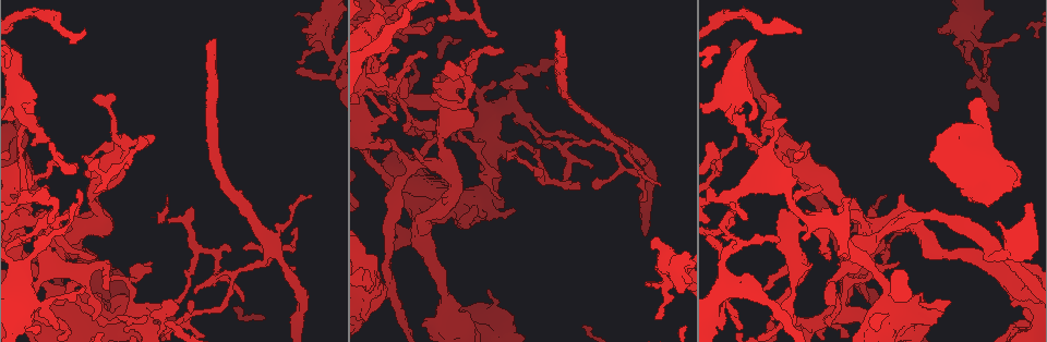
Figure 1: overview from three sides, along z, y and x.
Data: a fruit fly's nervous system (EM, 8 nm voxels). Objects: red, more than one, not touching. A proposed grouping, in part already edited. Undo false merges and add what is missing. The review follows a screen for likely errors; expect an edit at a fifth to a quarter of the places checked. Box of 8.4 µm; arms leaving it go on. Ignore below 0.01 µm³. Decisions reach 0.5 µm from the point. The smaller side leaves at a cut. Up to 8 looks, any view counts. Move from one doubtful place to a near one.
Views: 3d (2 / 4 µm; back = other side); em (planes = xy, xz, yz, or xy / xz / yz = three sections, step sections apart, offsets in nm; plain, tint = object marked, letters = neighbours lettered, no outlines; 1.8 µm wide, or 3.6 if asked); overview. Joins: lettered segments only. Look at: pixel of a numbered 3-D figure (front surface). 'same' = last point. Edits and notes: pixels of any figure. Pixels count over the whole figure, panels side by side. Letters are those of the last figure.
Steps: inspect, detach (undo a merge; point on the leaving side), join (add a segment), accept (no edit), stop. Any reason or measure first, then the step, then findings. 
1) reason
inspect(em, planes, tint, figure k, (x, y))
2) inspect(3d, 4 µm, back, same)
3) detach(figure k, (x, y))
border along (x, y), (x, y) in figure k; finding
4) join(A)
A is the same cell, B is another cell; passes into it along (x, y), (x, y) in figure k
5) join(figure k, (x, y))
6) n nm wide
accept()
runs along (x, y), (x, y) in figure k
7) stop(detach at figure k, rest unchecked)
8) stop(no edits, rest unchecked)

branch stops here
inspect(em, planes, plain, figure 1, (950, 302))

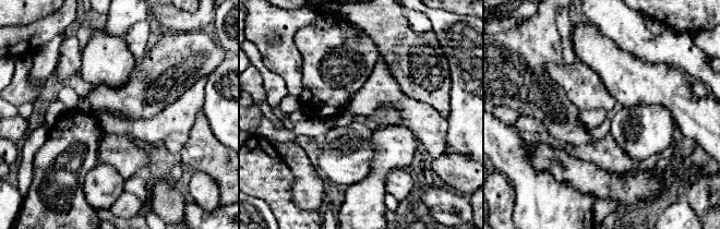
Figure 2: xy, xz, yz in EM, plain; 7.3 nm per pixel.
inspect(em, planes, letters, same)

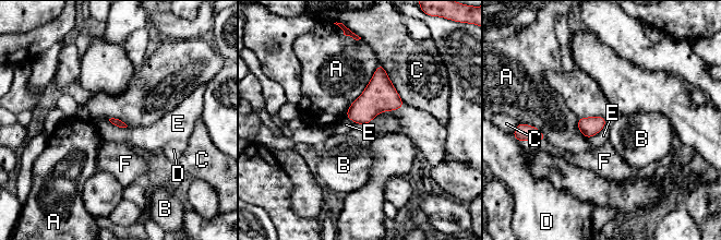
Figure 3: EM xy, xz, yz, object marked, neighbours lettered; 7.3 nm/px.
accept()
A, B, C, D, E and F are other cells; no lettered segment goes on from it

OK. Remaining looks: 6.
inspect(3d, 4 µm, figure 1, (35, 231))

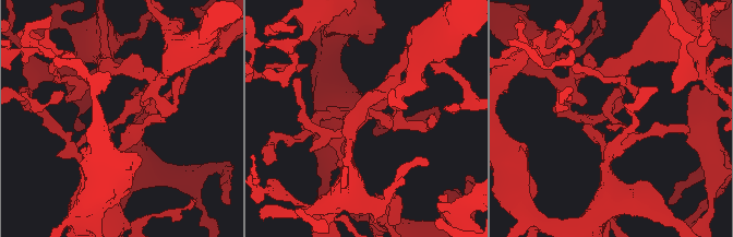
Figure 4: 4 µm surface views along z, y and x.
3 arms
inspect(em, planes, letters, figure 4, (368, 112))

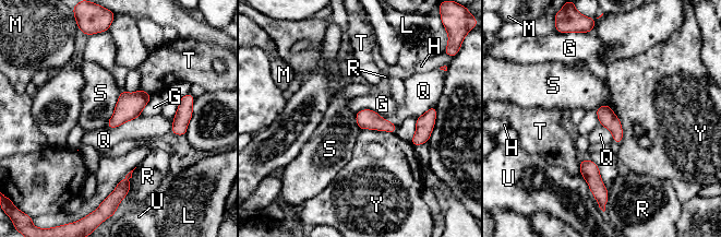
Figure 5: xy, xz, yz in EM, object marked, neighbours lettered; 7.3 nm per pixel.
S touches over 300 nm
accept()
G, H, L, M, Q, R, S, T, U and Y are other cells; all the same neuron

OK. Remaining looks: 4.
arms part here
inspect(3d, 4 µm, figure 1, (731, 101))

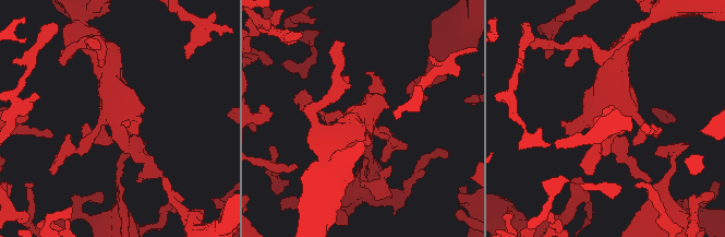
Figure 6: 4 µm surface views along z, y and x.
need the tissue
inspect(em, 3.6 µm, xy, step 8, tint, figure 6, (366, 115))

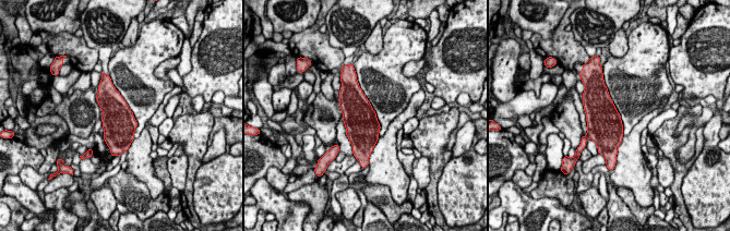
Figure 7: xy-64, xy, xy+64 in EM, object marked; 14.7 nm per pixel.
cut it another way
inspect(em, 3.6 µm, planes, letters, same)

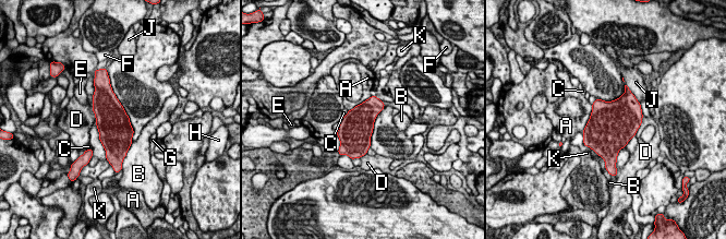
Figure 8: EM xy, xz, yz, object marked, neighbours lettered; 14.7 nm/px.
E touches over 500 nm
join(G)
G is the same cell, A, B, C, D, E, F, H, J and K are other cells; the neuron continues

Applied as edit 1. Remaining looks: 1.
stop(join at figure 8, rest unchecked)

